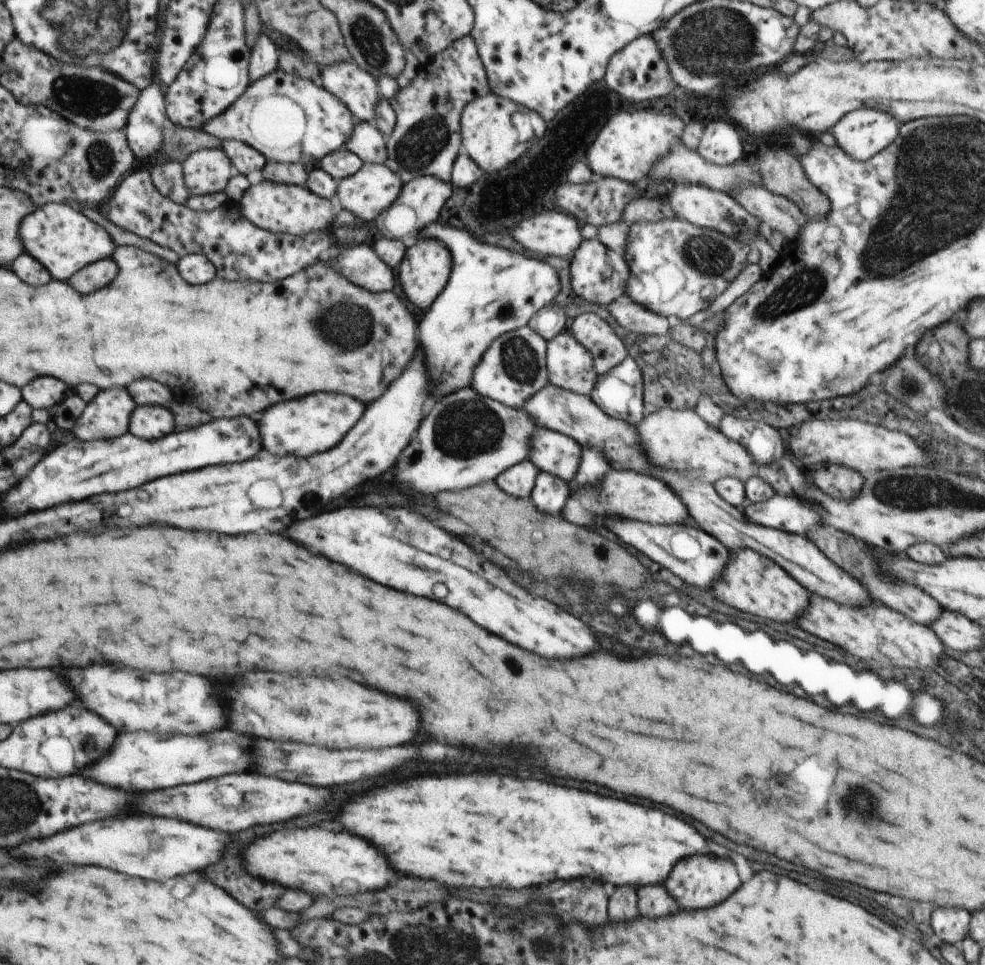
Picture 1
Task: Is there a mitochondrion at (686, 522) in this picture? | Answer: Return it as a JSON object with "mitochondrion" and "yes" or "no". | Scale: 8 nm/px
{"mitochondrion":"no"}

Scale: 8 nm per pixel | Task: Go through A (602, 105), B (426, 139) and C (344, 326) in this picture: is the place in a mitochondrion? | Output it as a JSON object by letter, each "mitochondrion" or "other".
{"A":"other","B":"mitochondrion","C":"mitochondrion"}

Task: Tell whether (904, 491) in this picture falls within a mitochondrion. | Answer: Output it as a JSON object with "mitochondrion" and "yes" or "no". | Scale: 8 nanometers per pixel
{"mitochondrion":"yes"}

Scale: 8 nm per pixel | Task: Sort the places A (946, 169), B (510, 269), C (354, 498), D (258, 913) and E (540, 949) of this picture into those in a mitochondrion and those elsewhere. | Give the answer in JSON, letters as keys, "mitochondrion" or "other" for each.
{"A":"mitochondrion","B":"other","C":"other","D":"other","E":"mitochondrion"}

